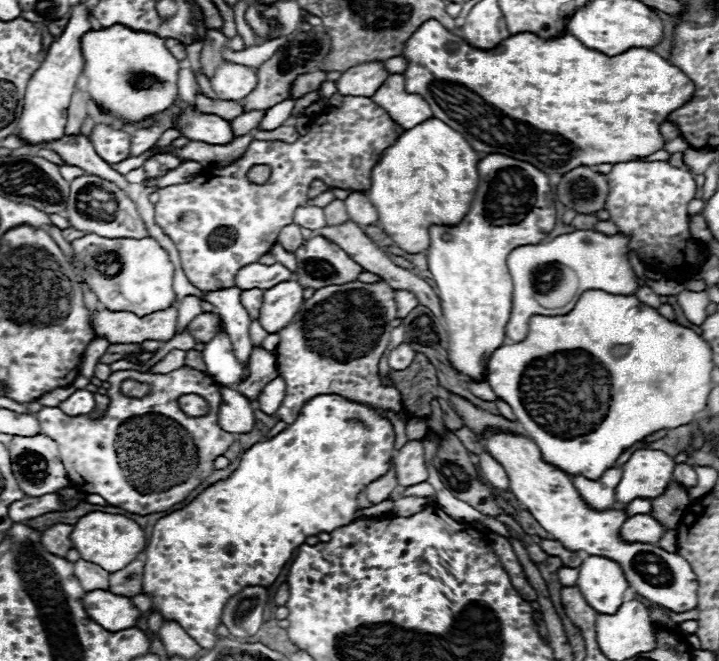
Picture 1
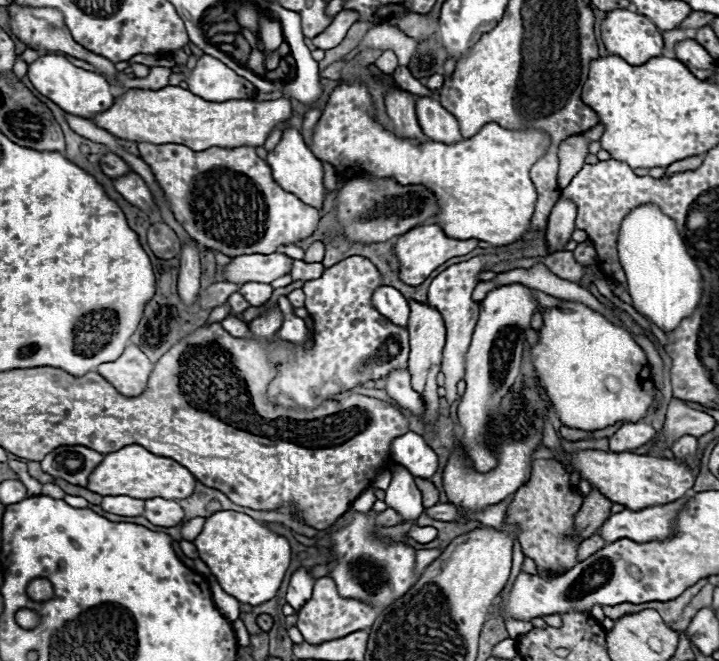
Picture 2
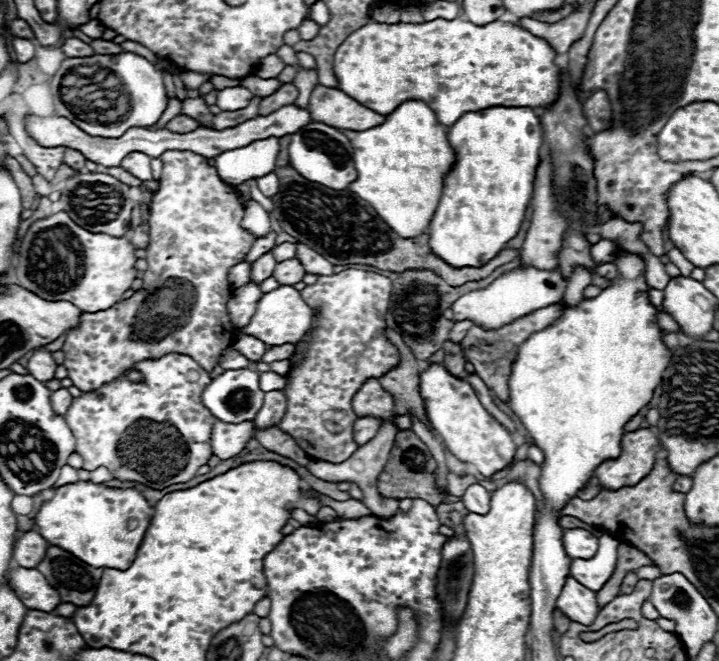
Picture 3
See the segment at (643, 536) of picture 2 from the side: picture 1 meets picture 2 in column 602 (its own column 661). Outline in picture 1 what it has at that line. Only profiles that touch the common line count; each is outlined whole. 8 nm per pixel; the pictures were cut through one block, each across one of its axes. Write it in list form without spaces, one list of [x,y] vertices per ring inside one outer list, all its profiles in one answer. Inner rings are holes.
[[[636,514],[626,520],[626,524],[620,530],[620,536],[626,542],[644,542],[644,544],[656,544],[664,536],[666,528],[650,514]]]

